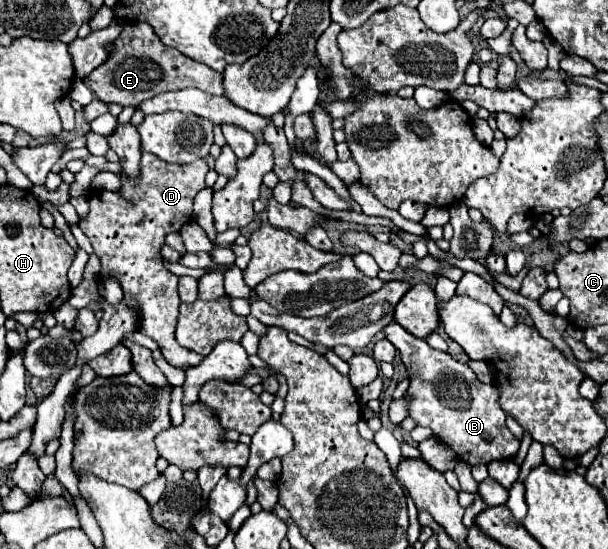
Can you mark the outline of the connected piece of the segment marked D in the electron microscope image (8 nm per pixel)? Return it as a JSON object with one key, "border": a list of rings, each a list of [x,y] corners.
{"border":[[[153,153],[141,155],[141,173],[131,179],[121,177],[119,191],[93,191],[89,201],[89,213],[79,219],[79,229],[89,237],[95,255],[101,261],[101,279],[115,279],[121,283],[125,303],[139,315],[139,331],[151,337],[163,357],[181,369],[199,365],[203,355],[181,347],[175,341],[175,323],[179,315],[179,277],[167,271],[161,257],[161,247],[167,233],[179,231],[193,219],[193,197],[205,187],[205,175],[209,165],[205,159],[197,159],[189,165],[173,165],[161,161]]]}

